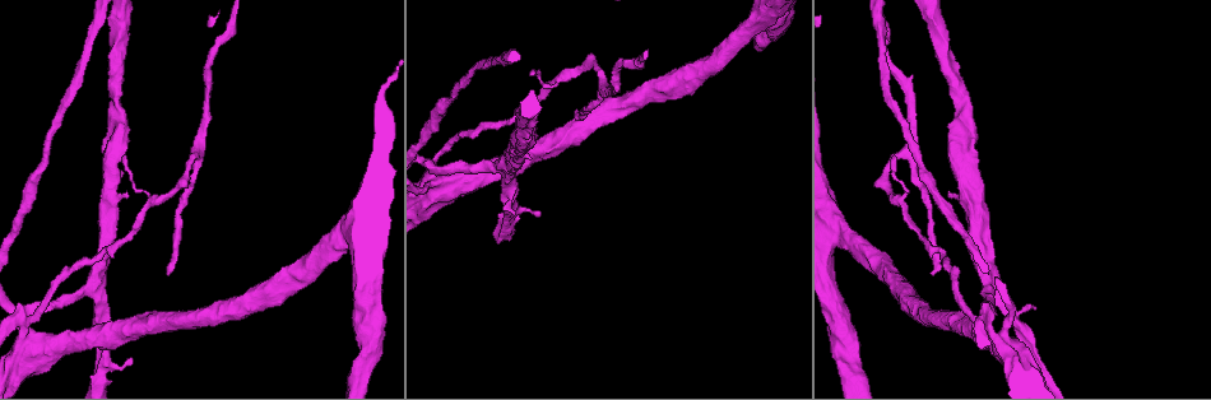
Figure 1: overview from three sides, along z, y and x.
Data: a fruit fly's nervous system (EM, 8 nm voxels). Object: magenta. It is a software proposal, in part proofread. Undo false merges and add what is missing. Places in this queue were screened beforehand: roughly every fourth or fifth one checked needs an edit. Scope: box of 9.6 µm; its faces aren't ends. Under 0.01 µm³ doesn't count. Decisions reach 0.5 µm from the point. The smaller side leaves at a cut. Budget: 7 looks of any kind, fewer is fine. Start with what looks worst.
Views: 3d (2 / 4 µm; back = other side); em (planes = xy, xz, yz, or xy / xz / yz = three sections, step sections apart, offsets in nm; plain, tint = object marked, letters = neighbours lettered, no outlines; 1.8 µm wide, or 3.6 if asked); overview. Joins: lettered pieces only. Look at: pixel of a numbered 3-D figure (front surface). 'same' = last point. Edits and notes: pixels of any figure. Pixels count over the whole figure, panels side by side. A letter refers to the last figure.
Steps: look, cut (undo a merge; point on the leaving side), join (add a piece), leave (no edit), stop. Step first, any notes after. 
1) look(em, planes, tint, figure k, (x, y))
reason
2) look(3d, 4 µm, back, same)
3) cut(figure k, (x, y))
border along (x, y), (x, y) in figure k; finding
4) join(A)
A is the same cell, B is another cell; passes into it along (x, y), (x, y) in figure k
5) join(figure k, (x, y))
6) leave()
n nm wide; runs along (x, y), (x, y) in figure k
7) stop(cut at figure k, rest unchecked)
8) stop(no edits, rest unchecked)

look(em, 3.6 µm, planes, tint, figure 1, (22, 337))
sudden change in width

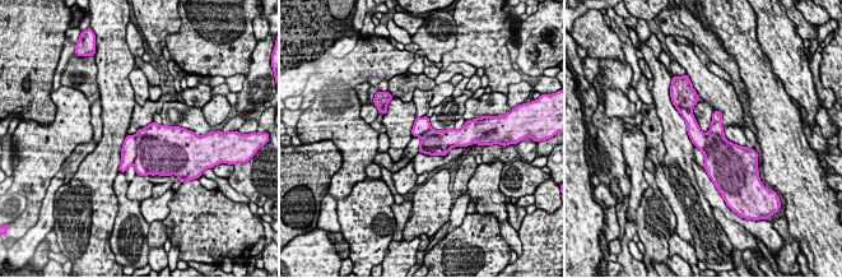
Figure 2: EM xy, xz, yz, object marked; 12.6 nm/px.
look(em, 3.6 µm, planes, letters, same)
what lies round it

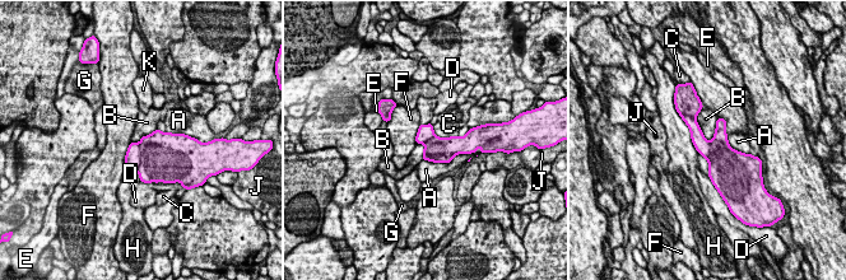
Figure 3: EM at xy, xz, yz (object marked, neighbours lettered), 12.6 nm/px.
cut(figure 3, (687, 103))
A, B, C, D, E, F, G, H, J and K are other cells; border along (681, 115), (688, 115), (695, 118) in figure 3; a second cell is stuck on

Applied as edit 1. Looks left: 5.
look(overview)

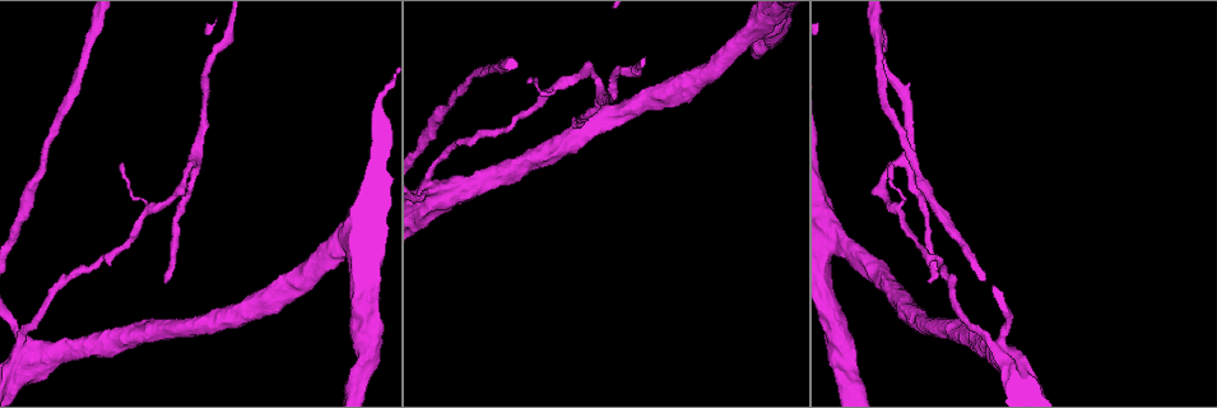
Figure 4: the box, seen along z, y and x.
look(em, xz, step 16, letters, figure 4, (573, 120))
free end

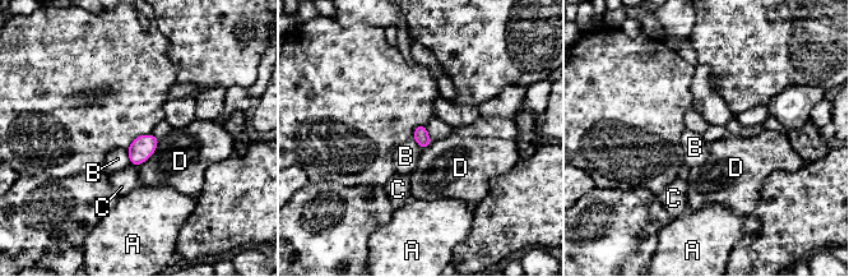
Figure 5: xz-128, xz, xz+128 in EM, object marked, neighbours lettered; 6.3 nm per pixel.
leave()
A, B, C and D are other cells; no lettered piece goes on from it

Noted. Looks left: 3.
stop(cut at figure 3, rest unchecked)

